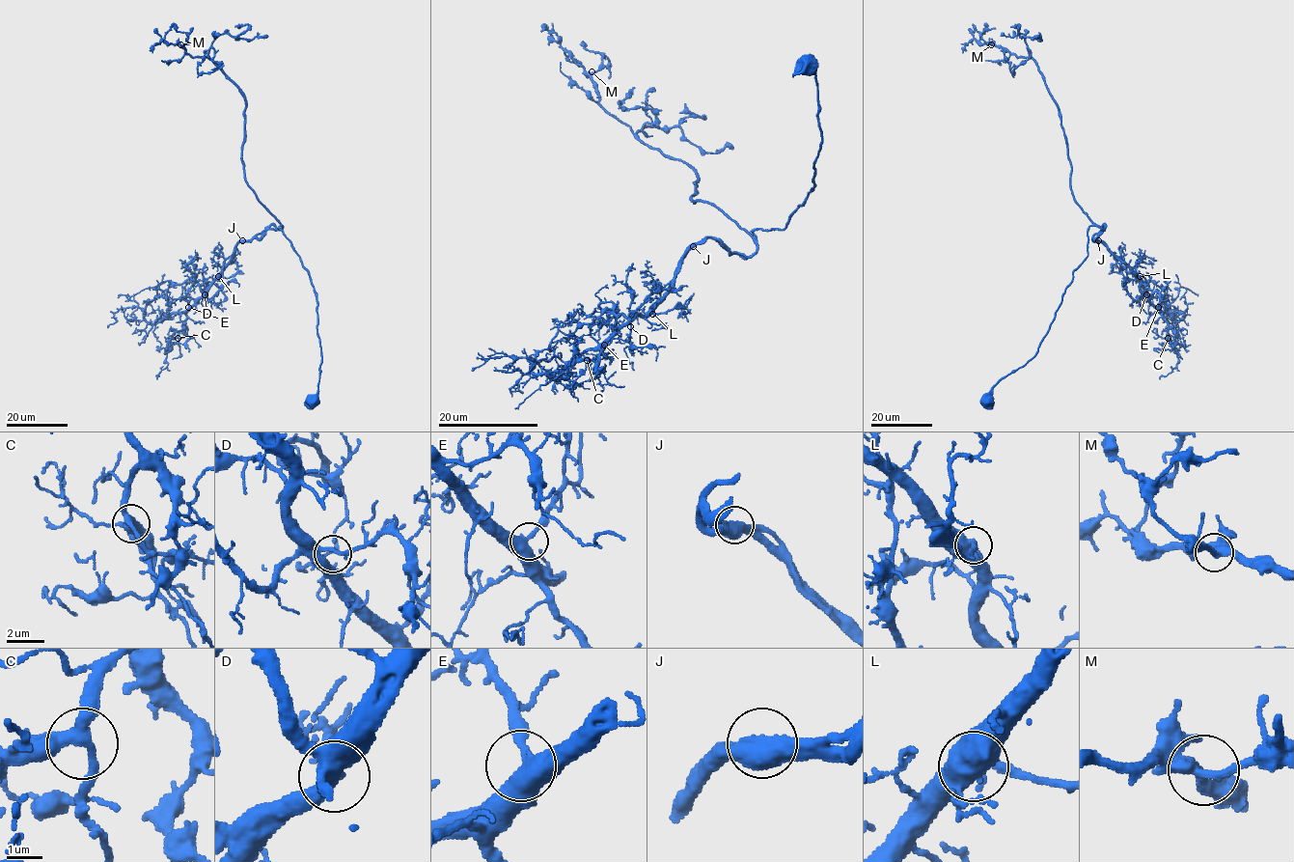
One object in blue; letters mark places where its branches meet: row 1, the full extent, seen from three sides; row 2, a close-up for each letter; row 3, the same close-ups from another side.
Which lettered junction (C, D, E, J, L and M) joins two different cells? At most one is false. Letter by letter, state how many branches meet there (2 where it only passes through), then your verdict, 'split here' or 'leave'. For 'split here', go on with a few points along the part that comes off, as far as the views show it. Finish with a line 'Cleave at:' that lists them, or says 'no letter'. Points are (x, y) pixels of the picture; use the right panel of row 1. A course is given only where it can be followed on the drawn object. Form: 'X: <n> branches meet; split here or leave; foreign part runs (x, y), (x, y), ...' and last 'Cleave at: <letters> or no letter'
C: 3 branches meet; leave
D: 2 branches meet; leave
E: 3 branches meet; leave
J: 2 branches meet; leave
L: 2 branches meet; leave
M: 3 branches meet; leave
Cleave at: no letter

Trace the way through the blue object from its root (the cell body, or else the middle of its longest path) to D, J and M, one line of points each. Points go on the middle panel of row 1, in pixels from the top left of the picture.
D: (808, 65), (821, 137), (808, 197), (783, 230), (754, 228), (749, 256), (697, 242), (630, 326)
J: (808, 65), (821, 137), (808, 197), (783, 230), (754, 228), (749, 256), (713, 238), (693, 246)
M: (808, 65), (814, 185), (783, 230), (754, 238), (692, 198), (697, 173), (613, 117), (591, 71)

